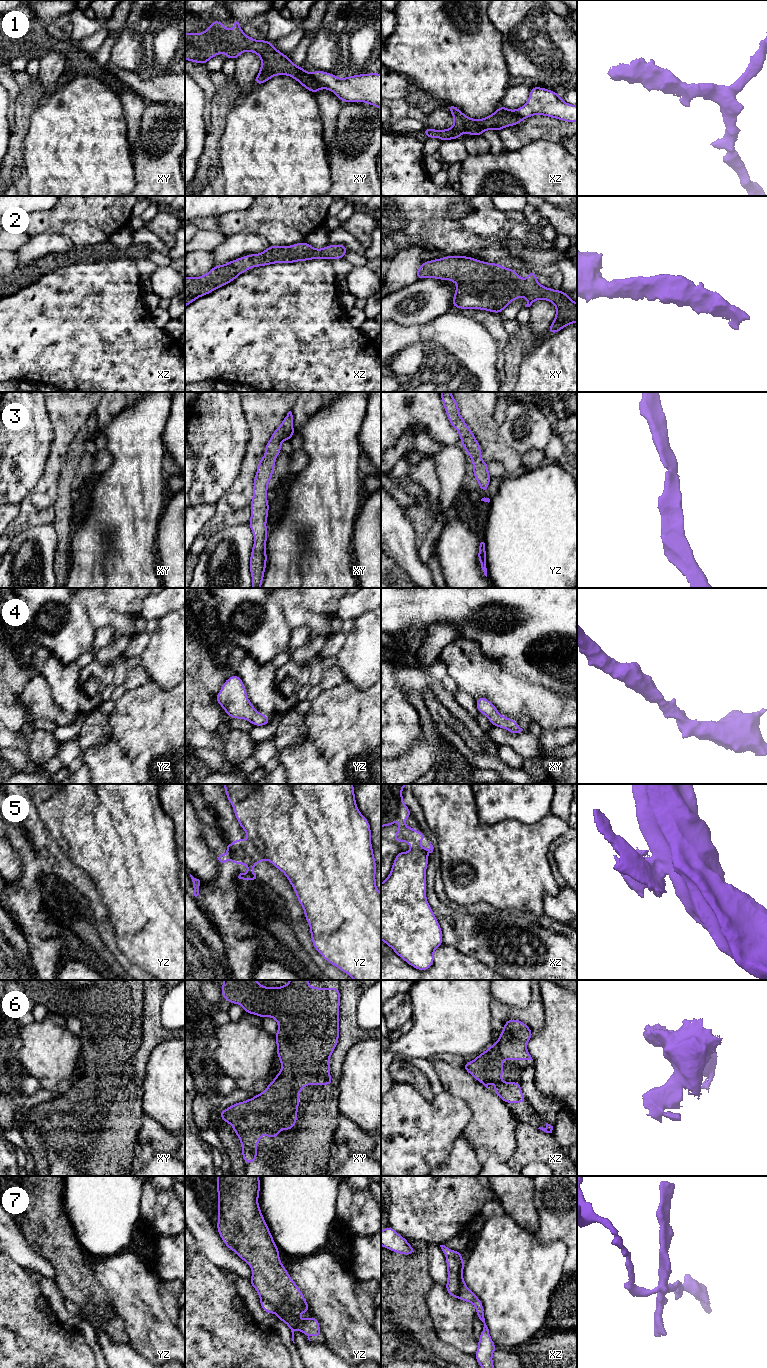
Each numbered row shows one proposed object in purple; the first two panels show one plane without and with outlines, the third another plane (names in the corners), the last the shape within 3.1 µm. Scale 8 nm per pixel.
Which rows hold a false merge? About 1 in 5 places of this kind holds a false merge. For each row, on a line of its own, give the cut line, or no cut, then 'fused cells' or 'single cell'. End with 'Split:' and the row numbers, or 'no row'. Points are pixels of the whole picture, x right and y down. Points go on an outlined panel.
1: cut xy (310, 74), (327, 88); fused cells
2: cut none; single cell
3: cut none; single cell
4: cut none; single cell
5: cut yz (248, 837), (266, 858); fused cells
6: cut none; single cell
7: cut xz (446, 1256), (452, 1256), (459, 1264), (460, 1287), (458, 1297); fused cells
Split: 1, 5, 7

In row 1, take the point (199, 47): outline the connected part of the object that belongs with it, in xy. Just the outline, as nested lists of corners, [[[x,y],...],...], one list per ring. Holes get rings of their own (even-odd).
[[[216,19],[203,33],[185,33],[187,61],[205,65],[220,53],[225,53],[227,59],[236,60],[242,52],[253,52],[261,58],[261,68],[255,78],[256,85],[264,84],[277,75],[287,75],[313,94],[320,89],[327,89],[268,40],[255,40],[247,36],[236,20],[233,29],[227,29]]]

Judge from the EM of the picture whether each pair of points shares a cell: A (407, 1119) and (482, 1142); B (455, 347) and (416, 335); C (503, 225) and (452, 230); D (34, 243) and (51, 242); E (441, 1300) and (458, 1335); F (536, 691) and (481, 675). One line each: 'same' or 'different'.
A: different
B: same
C: same
D: same
E: same
F: same

